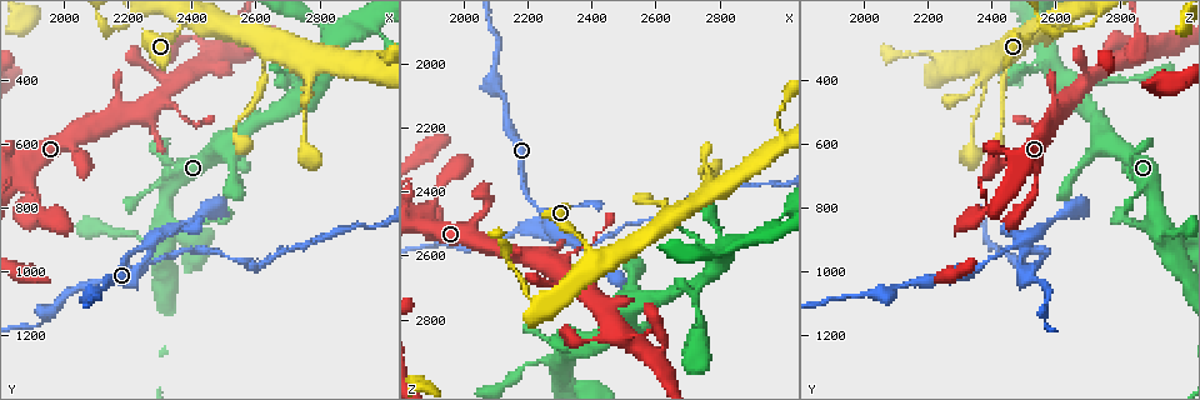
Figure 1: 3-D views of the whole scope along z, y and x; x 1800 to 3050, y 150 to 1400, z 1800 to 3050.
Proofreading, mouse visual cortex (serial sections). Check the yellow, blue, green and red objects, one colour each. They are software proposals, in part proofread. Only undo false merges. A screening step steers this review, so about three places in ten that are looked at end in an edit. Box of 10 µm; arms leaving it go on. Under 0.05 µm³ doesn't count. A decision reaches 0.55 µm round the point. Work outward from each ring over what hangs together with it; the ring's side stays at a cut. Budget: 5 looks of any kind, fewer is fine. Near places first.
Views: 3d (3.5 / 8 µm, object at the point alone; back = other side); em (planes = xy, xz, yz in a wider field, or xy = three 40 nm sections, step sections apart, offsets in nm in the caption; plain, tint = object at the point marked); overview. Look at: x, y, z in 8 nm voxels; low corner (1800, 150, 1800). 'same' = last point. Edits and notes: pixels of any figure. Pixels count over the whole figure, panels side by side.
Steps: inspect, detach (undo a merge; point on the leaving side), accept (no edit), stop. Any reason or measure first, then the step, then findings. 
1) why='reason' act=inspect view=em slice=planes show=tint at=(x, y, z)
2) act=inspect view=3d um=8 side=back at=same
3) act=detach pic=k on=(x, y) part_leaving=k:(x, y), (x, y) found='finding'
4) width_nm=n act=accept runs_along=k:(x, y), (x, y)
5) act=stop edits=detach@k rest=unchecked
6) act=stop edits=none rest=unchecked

act=inspect view=3d um=8 at=(2270, 920, 2480)

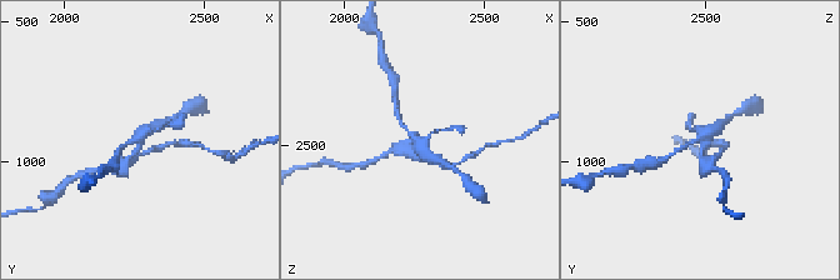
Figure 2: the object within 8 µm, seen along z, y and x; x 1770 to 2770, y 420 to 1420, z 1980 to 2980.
why='zoom in' act=inspect view=3d um=3.5 side=back at=same

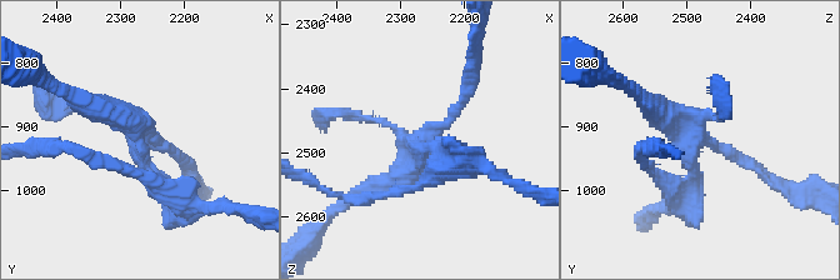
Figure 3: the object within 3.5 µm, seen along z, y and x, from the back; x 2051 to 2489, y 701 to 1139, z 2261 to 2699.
why='now the EM' act=inspect view=em slice=xy step=3 show=tint at=(2270, 920, 2485)

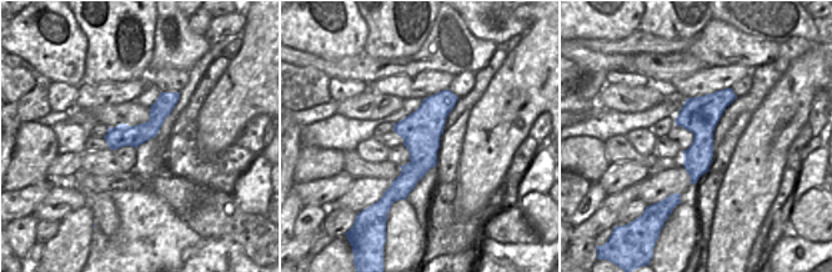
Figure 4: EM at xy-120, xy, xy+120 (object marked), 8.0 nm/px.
act=detach pic=3 on=(160, 188) part_leaving=3:(139, 148), (165, 186), (111, 163) found='two cells meet here'

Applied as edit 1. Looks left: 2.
why='four-way junction' act=inspect view=3d um=3.5 at=(2850, 290, 2560)

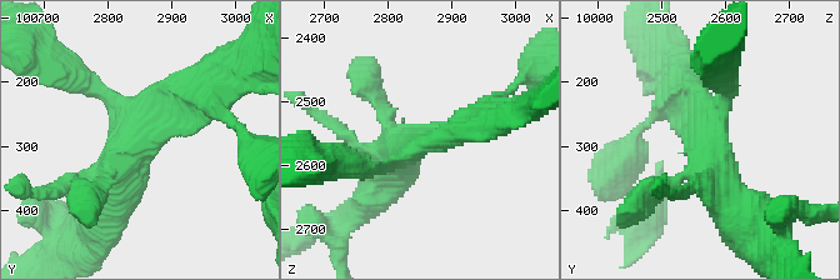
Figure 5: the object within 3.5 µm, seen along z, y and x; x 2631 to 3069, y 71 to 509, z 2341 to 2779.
act=inspect view=em slice=xy step=3 show=tint at=(2850, 290, 2565)

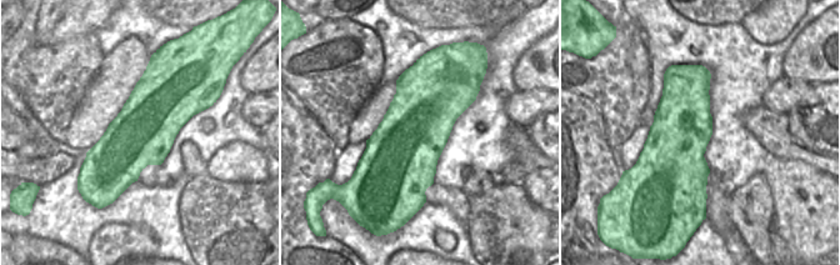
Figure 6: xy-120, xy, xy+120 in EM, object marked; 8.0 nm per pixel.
act=accept runs_along=5:(103, 205), (138, 136), (203, 94) found='one cell here'

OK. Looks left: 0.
act=stop edits=detach@3 rest=unchecked

